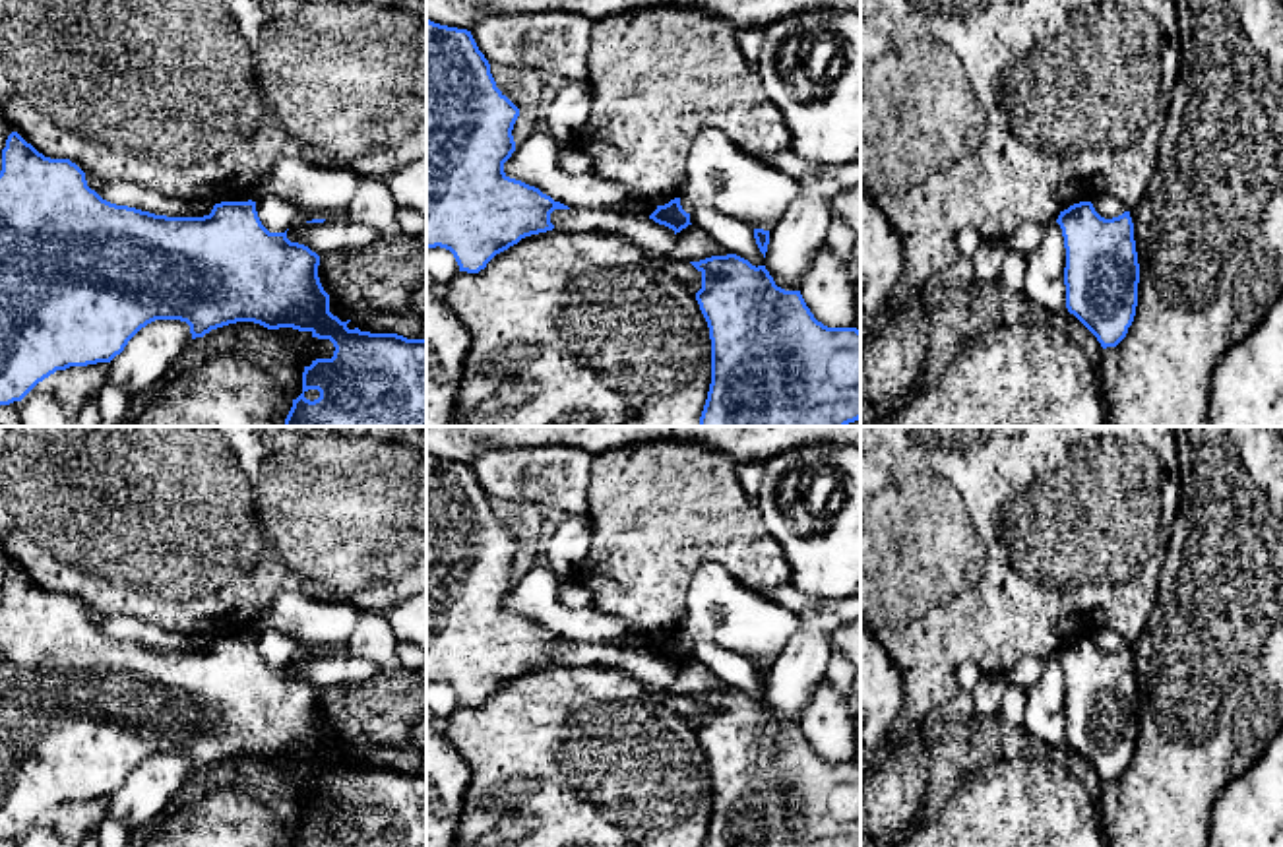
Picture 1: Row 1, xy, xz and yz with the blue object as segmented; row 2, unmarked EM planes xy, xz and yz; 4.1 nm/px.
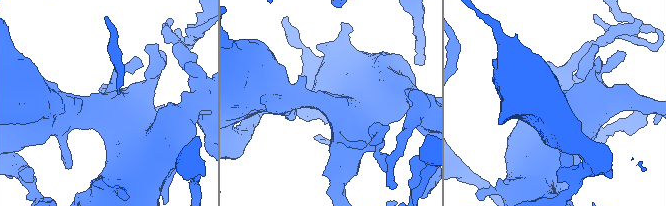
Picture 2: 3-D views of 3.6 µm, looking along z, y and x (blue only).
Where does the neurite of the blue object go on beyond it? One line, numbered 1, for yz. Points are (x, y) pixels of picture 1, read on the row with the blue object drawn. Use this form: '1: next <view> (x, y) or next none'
1: next none

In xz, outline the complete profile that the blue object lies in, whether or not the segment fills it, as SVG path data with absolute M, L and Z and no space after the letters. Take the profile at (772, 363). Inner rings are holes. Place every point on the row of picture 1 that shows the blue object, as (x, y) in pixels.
M727 254L690 262L702 273L696 300L709 328L711 384L700 426L847 426L861 419L861 331L828 328L814 318L800 291L775 285L766 266Z

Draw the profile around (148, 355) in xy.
M155 320L141 328L109 362L107 382L134 399L163 380L171 362L192 341L190 326L180 320Z

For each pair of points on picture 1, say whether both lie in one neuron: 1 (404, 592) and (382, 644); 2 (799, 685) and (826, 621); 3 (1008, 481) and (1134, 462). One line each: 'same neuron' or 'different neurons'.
1: different neurons
2: same neuron
3: same neuron

